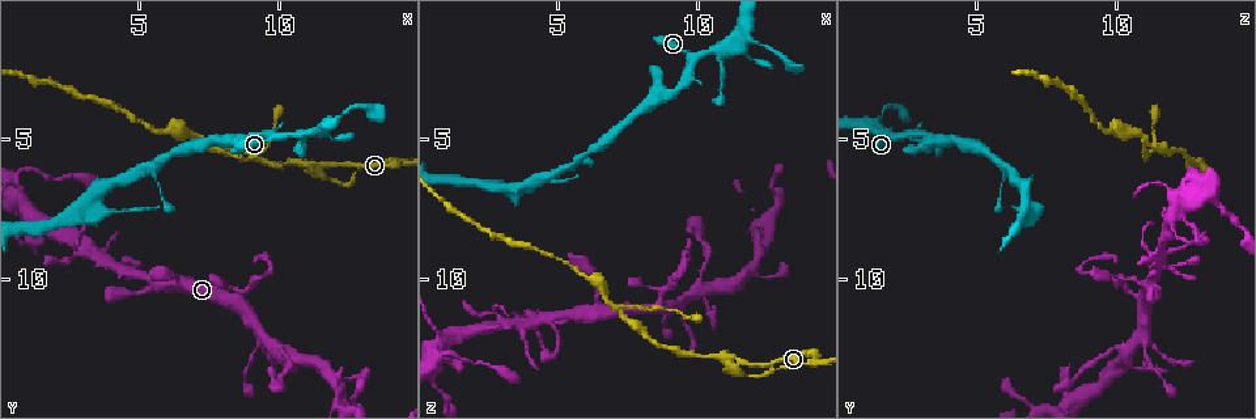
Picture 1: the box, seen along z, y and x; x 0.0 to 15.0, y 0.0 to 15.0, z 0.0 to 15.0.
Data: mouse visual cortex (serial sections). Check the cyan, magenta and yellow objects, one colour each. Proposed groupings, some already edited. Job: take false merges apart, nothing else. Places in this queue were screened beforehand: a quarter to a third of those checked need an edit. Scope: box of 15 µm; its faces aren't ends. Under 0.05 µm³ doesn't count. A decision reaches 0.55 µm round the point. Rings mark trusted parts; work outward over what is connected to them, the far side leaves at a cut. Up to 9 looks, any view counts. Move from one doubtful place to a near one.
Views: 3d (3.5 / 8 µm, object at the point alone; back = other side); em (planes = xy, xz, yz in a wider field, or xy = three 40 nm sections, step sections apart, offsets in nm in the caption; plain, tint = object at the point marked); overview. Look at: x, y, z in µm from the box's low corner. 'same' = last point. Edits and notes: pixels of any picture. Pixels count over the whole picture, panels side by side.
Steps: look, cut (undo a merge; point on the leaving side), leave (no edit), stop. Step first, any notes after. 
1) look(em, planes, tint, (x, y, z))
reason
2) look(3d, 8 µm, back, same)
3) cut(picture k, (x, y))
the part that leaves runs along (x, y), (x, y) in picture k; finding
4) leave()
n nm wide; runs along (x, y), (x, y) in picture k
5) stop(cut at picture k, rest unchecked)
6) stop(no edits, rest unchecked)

look(3d, 3.5 µm, back, (8.4, 10.3, 10.3))
thin neck

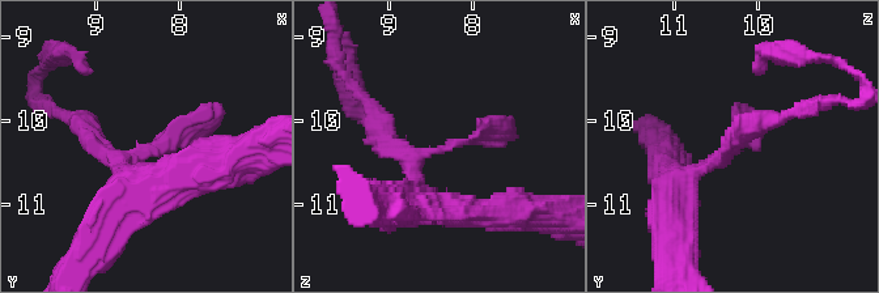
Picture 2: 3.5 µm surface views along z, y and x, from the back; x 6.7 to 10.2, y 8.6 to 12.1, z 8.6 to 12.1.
look(em, xy, step 1, tint, (8.40, 10.35, 10.35))

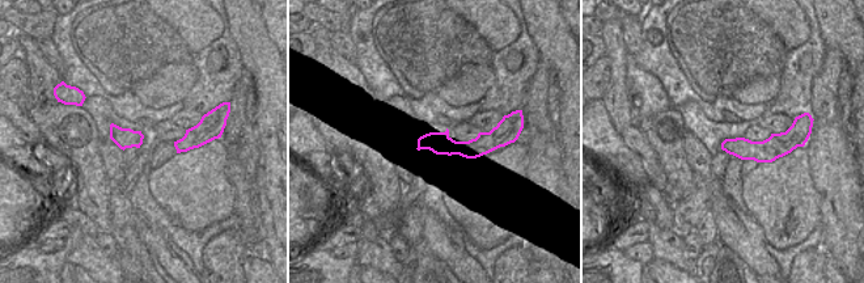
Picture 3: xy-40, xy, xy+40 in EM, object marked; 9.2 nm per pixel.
leave()
runs along (132, 190), (120, 162), (216, 110) in picture 2; all the same cell

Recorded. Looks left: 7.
look(3d, 8 µm, (10.9, 4.8, 1.8))
thick turns thin

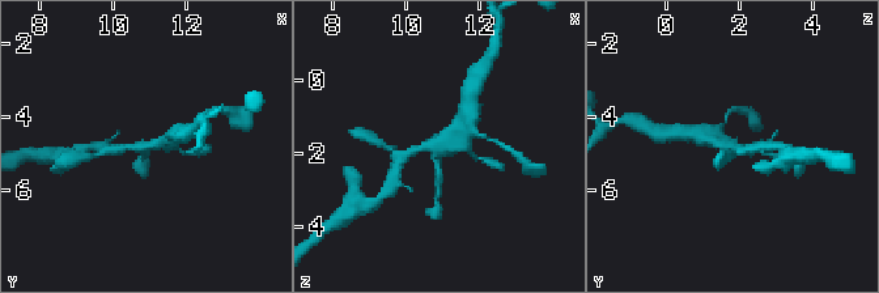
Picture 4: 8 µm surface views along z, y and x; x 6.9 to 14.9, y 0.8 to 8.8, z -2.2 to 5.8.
look(em, xy, step 2, tint, (10.8, 4.8, 1.7))
4 arms; arms of 200, 250, 300, 350 nm; need the tissue

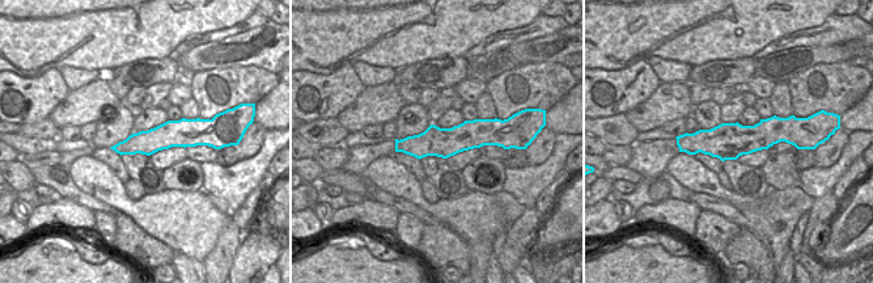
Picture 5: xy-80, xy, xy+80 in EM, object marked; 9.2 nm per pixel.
leave()
runs along (399, 156), (436, 145), (465, 123) in picture 4; one cell here

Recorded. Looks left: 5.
look(3d, 3.5 µm, (11.3, 5.9, 12.8))
three-way junction

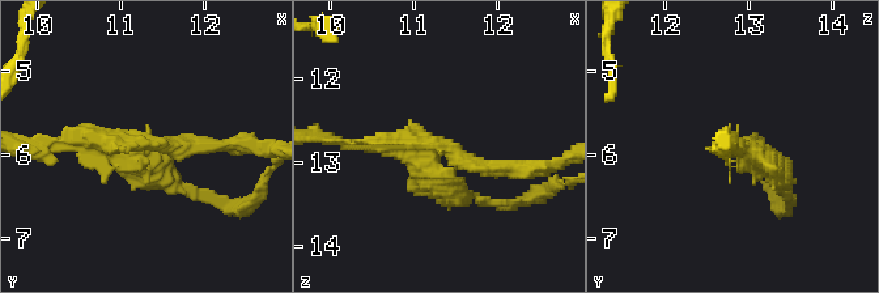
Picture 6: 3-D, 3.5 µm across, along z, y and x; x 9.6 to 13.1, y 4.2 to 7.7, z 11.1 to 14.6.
look(em, xy, step 1, tint, (11.25, 5.90, 12.80))
3 arms; arms of 200, 200, 300 nm; now the EM

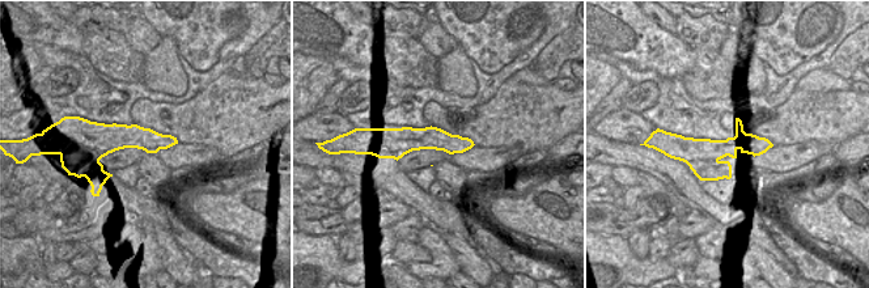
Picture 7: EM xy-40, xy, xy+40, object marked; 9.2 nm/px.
cut(picture 6, (769, 186))
border along (737, 148), (711, 149), (687, 164) in picture 7; two cells meet here

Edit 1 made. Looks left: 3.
look(3d, 3.5 µm, (7.0, 4.9, 11.2))

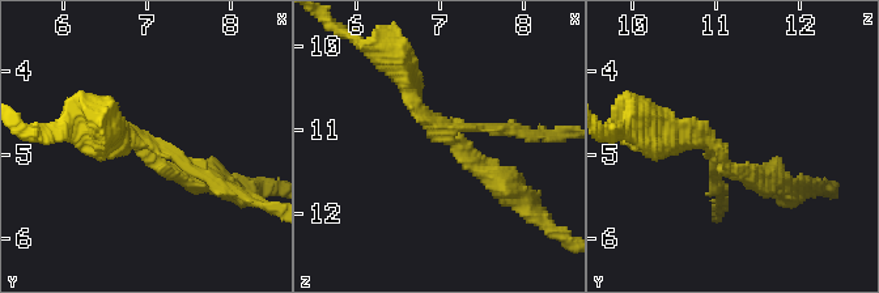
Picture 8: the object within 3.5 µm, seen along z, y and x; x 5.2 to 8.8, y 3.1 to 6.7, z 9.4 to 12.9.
leave()
3 arms; runs along (506, 189), (437, 135), (402, 67) in picture 8; one cell here

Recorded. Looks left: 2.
stop(cut at picture 6, rest unchecked)

